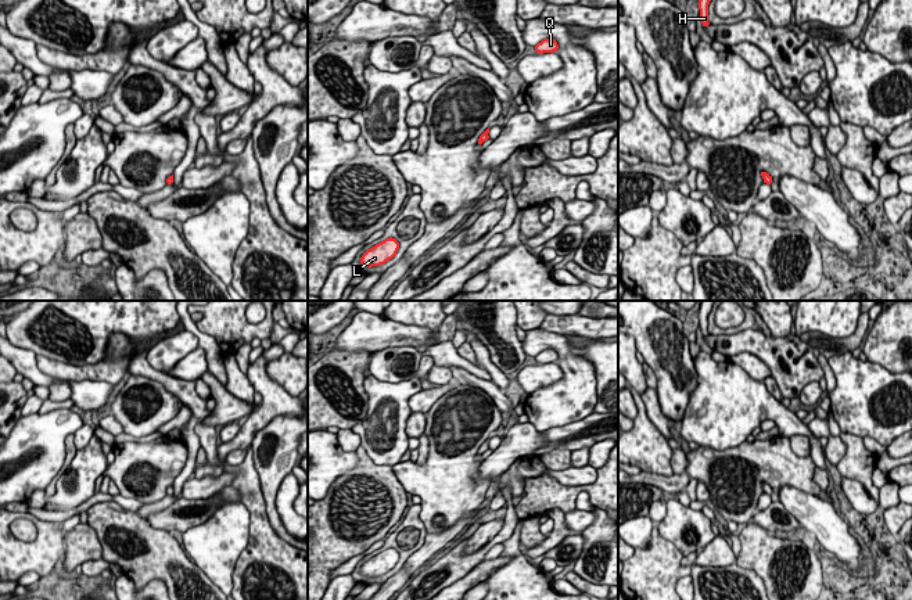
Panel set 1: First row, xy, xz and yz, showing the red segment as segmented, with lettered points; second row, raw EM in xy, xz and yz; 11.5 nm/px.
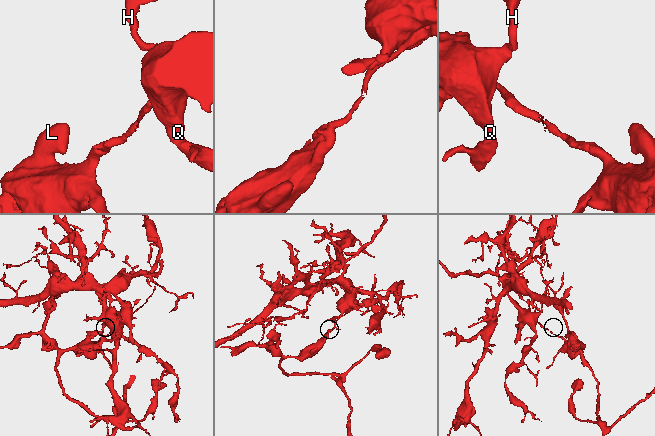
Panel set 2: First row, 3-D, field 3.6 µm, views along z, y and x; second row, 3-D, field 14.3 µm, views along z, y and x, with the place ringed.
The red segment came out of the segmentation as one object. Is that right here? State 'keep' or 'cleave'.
cleave

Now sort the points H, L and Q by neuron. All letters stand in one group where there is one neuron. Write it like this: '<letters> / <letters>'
H Q / L

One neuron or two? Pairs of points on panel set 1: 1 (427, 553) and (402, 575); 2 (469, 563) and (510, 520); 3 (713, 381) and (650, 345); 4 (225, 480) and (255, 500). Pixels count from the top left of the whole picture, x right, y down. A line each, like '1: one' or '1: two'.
1: two
2: one
3: two
4: two

